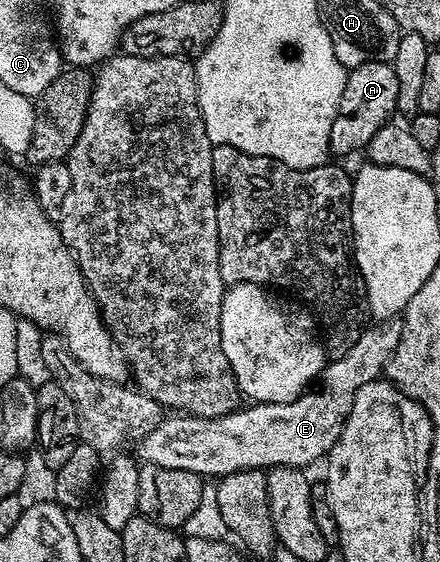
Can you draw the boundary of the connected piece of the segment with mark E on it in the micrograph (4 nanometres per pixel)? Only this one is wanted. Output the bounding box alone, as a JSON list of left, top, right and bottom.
[138,320,403,476]

